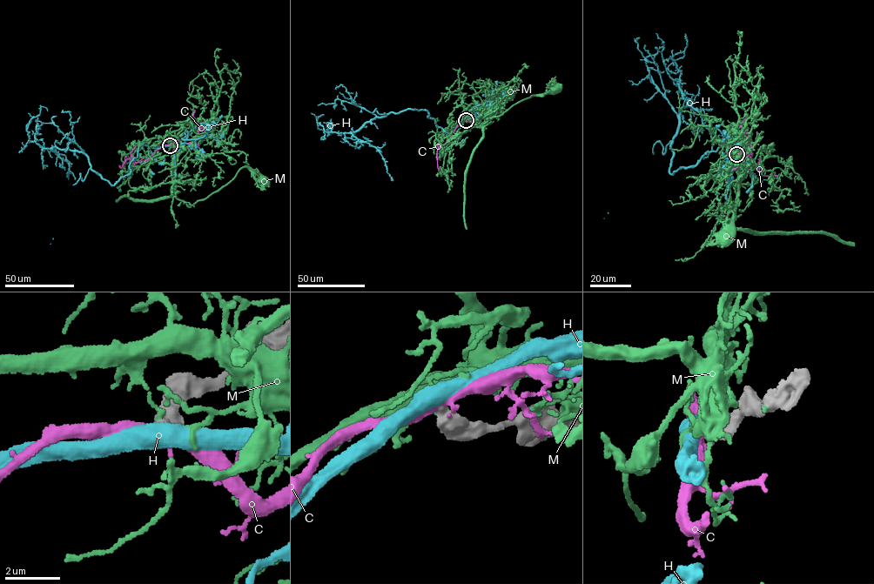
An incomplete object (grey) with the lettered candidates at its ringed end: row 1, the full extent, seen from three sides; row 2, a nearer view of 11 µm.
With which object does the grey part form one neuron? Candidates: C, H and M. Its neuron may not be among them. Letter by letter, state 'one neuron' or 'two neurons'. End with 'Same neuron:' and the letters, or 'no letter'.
C: two neurons
H: one neuron
M: two neurons
Same neuron: H

